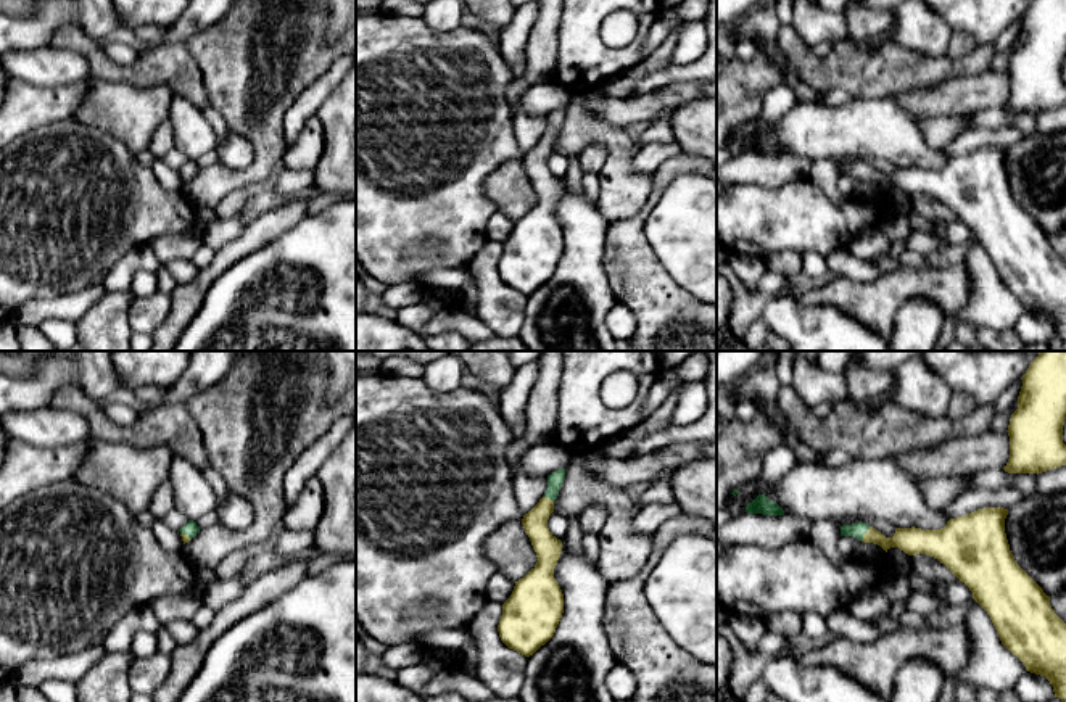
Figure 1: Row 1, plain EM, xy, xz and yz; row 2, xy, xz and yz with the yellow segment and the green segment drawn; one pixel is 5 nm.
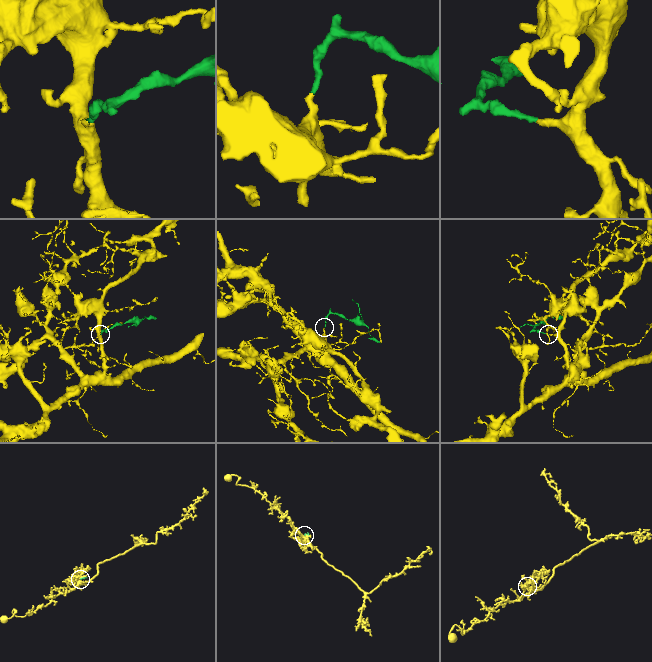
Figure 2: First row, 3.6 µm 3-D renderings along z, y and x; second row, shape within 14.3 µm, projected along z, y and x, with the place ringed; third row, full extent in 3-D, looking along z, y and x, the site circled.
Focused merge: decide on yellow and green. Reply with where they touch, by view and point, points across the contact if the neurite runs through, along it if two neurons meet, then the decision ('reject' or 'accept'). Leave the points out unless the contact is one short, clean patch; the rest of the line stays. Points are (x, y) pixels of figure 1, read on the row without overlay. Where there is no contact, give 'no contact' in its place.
meets yellow in yz at (865, 173); runs through yz (912, 181), (883, 181), (865, 173), (857, 169); accept

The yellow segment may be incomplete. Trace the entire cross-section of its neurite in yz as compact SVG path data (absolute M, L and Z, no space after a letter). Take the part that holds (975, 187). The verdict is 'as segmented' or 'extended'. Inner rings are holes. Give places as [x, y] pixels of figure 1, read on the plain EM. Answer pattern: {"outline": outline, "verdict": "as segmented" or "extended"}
{"outline": "M984 147L950 158L940 169L895 167L892 177L858 161L842 164L841 176L874 182L886 192L899 187L908 195L926 193L944 203L969 227L973 238L987 251L1002 283L1023 301L1027 311L1050 320L1055 337L1061 338L1063 351L1066 351L1066 262L1055 253L1043 229L1016 203L1005 172L1006 155L1008 148Z", "verdict": "extended"}

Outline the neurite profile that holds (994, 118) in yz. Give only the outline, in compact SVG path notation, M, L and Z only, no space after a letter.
M989 108L968 116L968 129L1016 127L1024 135L1035 134L1037 113L1008 113L1003 108Z

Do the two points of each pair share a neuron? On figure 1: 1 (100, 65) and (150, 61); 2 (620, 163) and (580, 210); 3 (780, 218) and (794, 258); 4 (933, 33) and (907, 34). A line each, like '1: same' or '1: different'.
1: same
2: different
3: different
4: same

